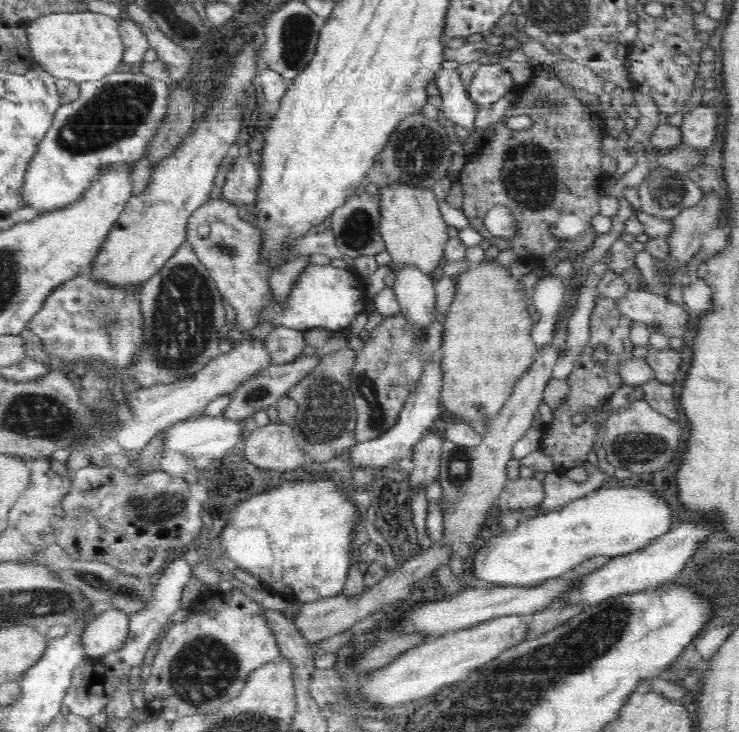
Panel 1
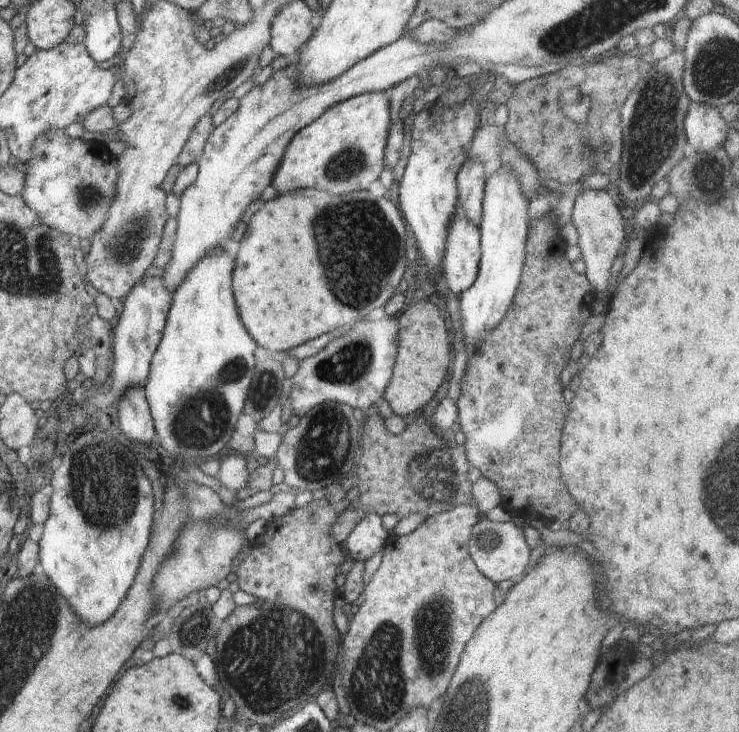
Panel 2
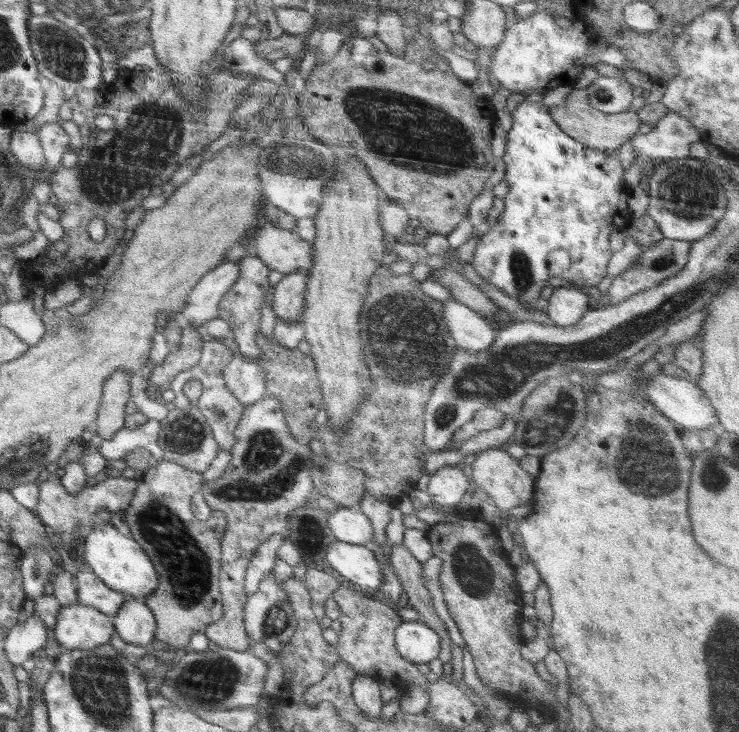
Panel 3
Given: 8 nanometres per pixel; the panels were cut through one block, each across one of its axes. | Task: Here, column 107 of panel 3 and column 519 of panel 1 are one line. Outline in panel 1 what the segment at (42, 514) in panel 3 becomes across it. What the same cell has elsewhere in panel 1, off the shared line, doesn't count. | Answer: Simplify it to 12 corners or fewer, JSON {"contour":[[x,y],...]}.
{"contour":[[508,479],[495,504],[501,512],[540,505],[542,481]]}

